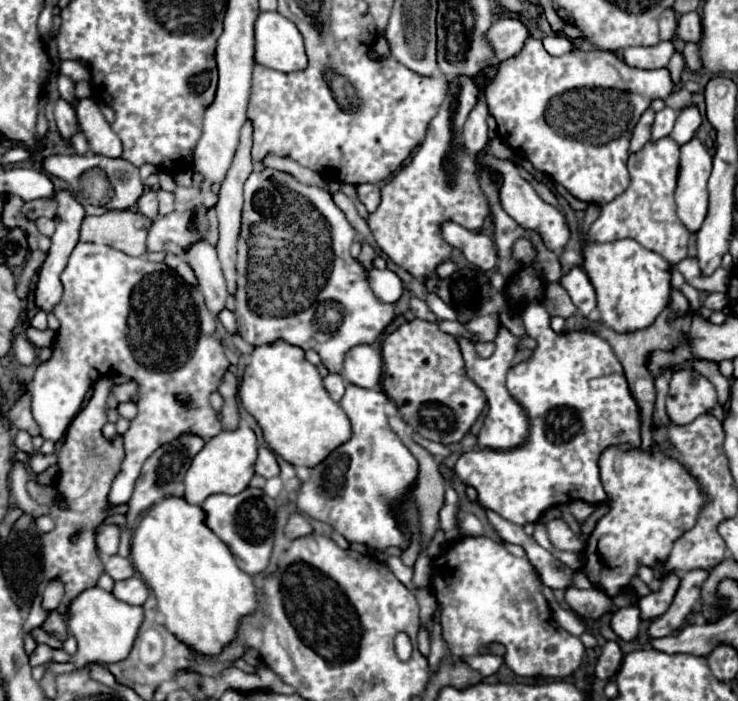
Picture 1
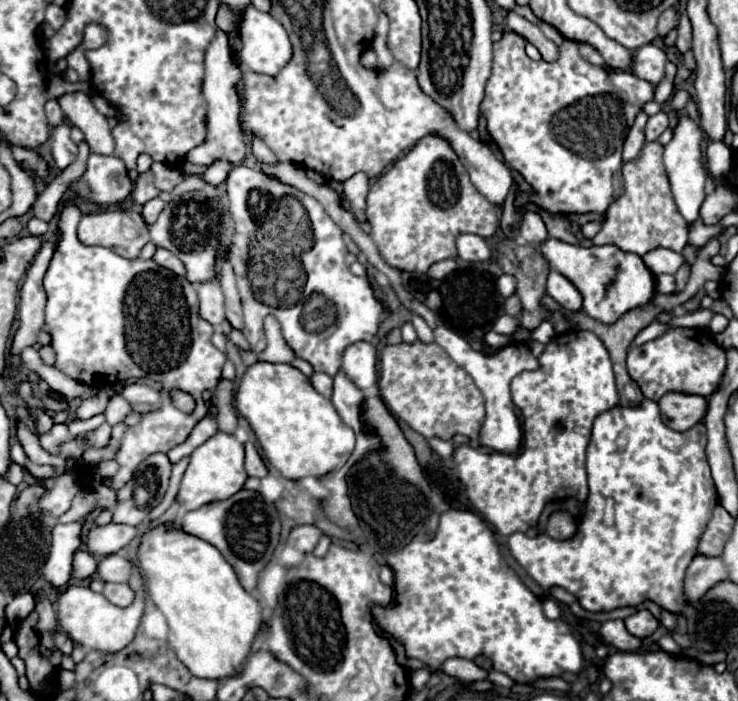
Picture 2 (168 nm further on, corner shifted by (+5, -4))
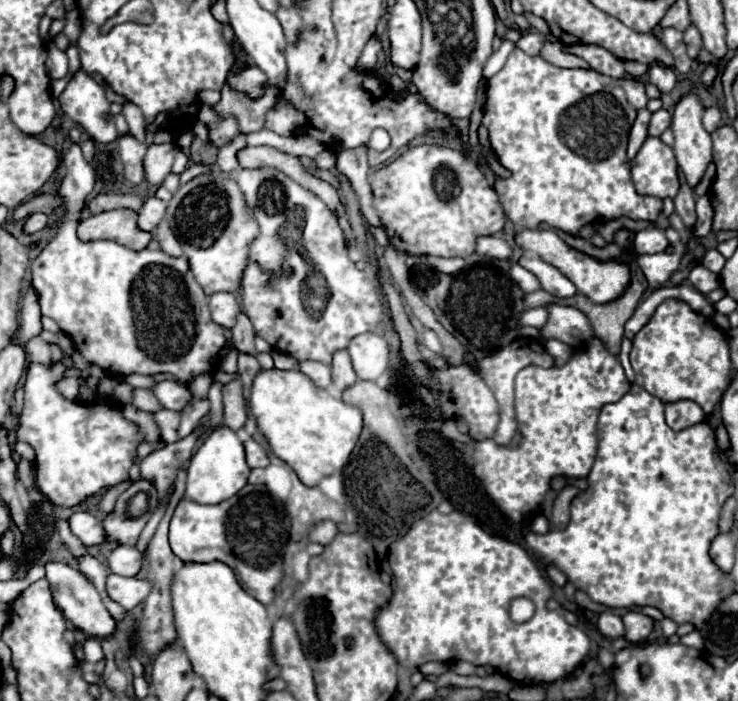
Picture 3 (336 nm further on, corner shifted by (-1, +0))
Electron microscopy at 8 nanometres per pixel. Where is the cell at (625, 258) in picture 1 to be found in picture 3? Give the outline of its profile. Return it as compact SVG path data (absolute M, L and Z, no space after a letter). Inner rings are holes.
M522 230L522 232L516 232L514 236L514 242L528 254L536 254L540 256L544 262L552 264L554 268L558 268L576 288L580 294L588 296L592 302L596 304L606 304L610 300L616 300L628 286L630 282L630 272L628 272L628 266L624 262L598 262L574 248L570 248L554 230Z

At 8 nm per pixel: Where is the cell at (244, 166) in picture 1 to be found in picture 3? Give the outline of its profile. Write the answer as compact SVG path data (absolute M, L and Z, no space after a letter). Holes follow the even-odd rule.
M238 314L238 320L236 320L236 326L232 328L232 338L234 338L234 344L236 344L236 350L242 352L242 354L252 354L256 356L256 348L254 348L254 328L252 328L252 322L248 320L246 314Z

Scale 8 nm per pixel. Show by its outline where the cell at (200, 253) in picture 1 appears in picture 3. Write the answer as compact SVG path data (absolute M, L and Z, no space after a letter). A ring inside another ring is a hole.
M228 292L212 294L208 298L208 306L212 312L212 320L224 328L232 328L236 322L236 316L240 314L240 304L238 304L236 296L228 294Z

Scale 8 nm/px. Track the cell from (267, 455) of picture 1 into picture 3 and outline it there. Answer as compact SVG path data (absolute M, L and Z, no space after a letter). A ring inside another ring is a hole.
M248 438L244 442L244 450L246 450L246 462L248 462L250 468L264 468L264 466L270 464L266 450L256 440Z

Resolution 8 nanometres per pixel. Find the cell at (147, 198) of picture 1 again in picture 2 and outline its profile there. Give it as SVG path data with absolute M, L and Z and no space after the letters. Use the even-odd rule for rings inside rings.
M146 172L146 174L140 174L138 180L136 180L136 188L132 192L132 198L136 204L144 206L148 200L156 198L160 194L160 190L152 184L152 172Z

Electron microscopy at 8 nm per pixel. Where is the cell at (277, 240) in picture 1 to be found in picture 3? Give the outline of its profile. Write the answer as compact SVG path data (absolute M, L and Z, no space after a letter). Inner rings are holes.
M266 166L240 170L238 186L260 226L260 236L250 246L250 264L242 278L242 312L250 318L256 336L270 342L274 350L290 354L296 360L318 360L328 366L332 362L332 354L346 348L356 334L376 332L386 320L388 310L382 302L380 286L374 276L358 270L348 258L346 240L336 216L314 192L302 188L280 170ZM268 272L276 272L276 286L268 284ZM310 274L318 274L324 280L318 278L318 286L306 286L304 282Z

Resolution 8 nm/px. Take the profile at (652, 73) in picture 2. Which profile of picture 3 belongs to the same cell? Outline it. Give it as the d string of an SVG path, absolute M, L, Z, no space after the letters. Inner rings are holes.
M652 64L652 66L650 66L650 72L648 72L648 80L650 80L662 94L670 92L670 90L674 88L674 84L676 84L676 76L674 76L672 68L668 68L668 66L664 66L664 64Z

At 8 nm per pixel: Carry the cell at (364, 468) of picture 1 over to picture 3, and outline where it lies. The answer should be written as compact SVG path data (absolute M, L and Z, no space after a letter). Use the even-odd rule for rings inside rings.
M336 350L332 358L332 384L328 386L328 392L334 398L340 398L342 390L352 386L354 382L356 382L356 374L354 374L348 350Z

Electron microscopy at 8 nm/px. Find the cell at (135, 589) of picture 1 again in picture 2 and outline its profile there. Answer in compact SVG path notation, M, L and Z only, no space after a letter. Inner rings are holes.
M104 584L102 594L116 606L130 606L134 602L134 590L128 584Z

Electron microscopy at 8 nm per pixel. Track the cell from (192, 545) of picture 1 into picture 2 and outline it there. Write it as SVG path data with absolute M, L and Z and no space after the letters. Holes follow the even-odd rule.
M160 524L142 534L138 568L148 596L168 620L168 646L188 670L198 678L222 680L234 676L250 654L260 628L260 606L240 586L220 550L202 538L184 534L176 524Z

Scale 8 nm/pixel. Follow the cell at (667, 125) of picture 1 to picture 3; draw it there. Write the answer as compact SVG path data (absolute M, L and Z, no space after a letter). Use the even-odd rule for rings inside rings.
M660 108L658 112L654 112L652 114L652 118L650 118L650 126L648 126L648 134L650 136L660 136L668 126L670 126L670 114L664 110L664 108Z

